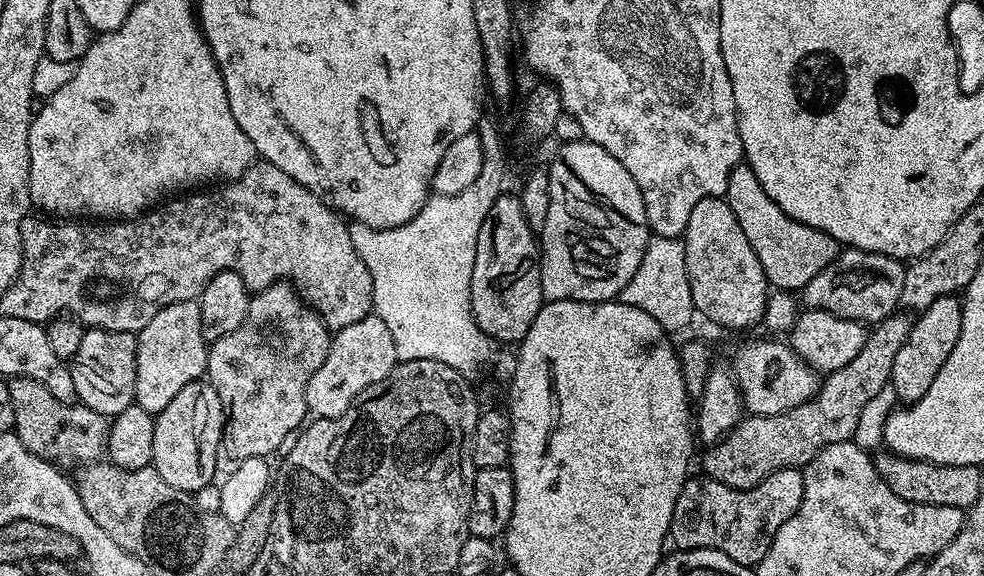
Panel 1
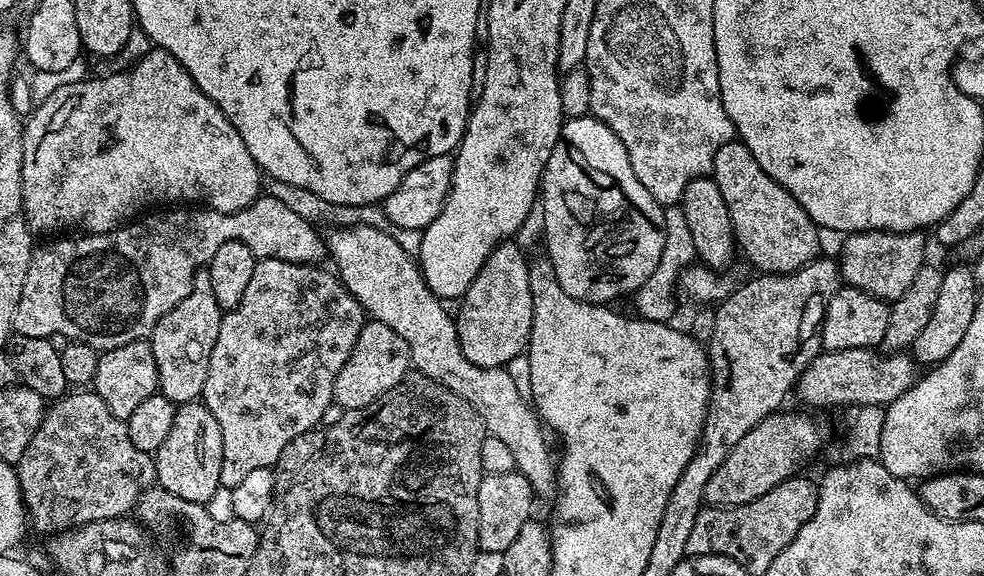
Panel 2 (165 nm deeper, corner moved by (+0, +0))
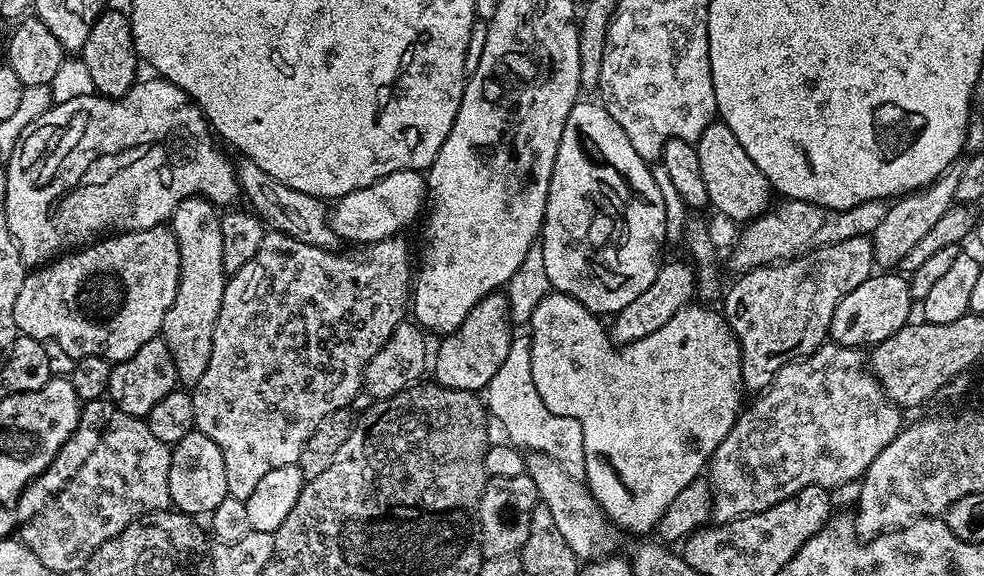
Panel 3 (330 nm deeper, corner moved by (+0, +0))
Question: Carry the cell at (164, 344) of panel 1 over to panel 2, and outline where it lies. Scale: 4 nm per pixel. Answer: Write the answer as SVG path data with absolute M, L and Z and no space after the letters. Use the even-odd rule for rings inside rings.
M201 270L196 273L190 294L186 294L174 310L162 314L154 326L150 339L154 362L158 366L158 392L170 398L172 404L179 406L201 399L206 370L210 366L210 350L214 350L214 342L218 338L221 315L218 298L214 298L214 290L210 290L210 274Z

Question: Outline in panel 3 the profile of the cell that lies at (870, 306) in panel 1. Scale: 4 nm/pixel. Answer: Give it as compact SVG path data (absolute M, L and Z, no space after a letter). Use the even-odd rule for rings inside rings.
M953 166L945 170L933 184L927 184L925 188L920 188L917 192L907 193L895 202L888 204L886 218L882 218L878 228L872 232L872 259L877 265L881 264L881 269L895 269L906 258L906 253L913 248L950 210L952 205L957 203L956 191L958 190L958 178L960 177L959 167Z

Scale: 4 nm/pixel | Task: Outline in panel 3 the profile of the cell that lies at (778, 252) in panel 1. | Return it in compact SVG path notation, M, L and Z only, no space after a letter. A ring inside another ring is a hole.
M713 122L702 130L695 140L698 150L698 163L702 170L702 182L706 182L706 194L709 205L717 208L728 220L751 222L758 216L763 216L773 203L774 189L769 184L766 174L754 166L750 154L742 150L742 142L734 138L734 130L723 122ZM772 200L772 201L771 201Z

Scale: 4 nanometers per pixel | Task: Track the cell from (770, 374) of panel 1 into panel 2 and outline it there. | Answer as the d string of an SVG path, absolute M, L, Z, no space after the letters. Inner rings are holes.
M855 348L854 350L842 350L841 352L830 352L827 350L822 350L816 355L815 358L808 364L805 368L804 373L800 375L799 380L796 381L794 385L795 395L800 395L800 400L804 404L809 404L812 408L832 408L835 404L852 404L851 406L859 406L862 404L879 404L881 406L887 406L893 404L893 402L900 397L902 394L906 394L906 390L910 390L913 384L916 383L918 379L918 364L911 355L905 354L904 352L890 352L885 354L883 351L876 350L873 351L871 348Z

